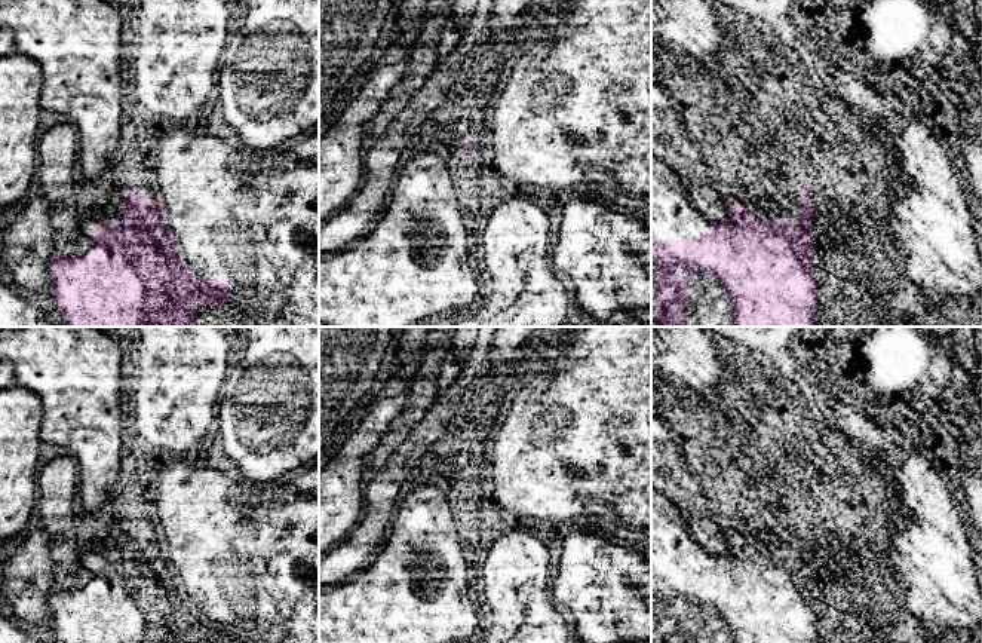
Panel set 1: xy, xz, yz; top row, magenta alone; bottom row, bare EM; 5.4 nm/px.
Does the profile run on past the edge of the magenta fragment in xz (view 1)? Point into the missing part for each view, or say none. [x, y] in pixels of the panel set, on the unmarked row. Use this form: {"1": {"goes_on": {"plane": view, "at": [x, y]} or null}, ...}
{"1": {"goes_on": null}}

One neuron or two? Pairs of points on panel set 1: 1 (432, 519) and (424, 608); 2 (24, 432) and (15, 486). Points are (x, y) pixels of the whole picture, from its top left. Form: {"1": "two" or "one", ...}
{"1": "one", "2": "one"}

